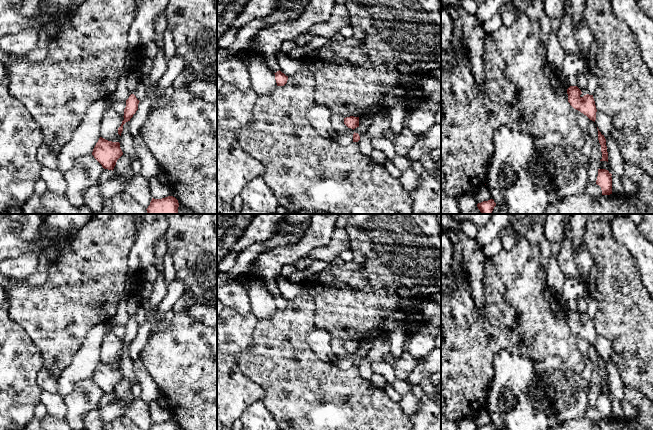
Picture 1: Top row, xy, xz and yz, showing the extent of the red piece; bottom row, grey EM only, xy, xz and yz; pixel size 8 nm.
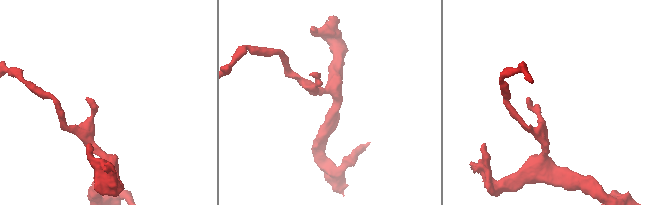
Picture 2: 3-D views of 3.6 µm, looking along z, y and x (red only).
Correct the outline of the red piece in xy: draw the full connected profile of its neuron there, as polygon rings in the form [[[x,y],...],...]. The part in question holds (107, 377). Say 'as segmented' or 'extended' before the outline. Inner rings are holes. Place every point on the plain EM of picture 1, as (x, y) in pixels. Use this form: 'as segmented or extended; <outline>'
as segmented; [[[102,361],[96,367],[92,379],[104,393],[114,393],[117,384],[123,379],[119,366],[108,365]]]

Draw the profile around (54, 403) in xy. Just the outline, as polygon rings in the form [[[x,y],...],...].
[[[42,391],[40,402],[46,407],[49,415],[65,420],[67,408],[63,398],[57,392]]]

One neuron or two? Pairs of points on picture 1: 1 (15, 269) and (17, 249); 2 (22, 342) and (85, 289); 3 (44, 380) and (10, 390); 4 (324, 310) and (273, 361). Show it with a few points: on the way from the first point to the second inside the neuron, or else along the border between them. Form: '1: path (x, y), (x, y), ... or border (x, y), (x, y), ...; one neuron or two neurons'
1: border (36, 244), (29, 251), (10, 258); two neurons
2: border (13, 319), (26, 332), (41, 356); two neurons
3: border (42, 367), (37, 376), (37, 384), (41, 390); two neurons
4: border (314, 306), (314, 320), (306, 324), (306, 334); two neurons

